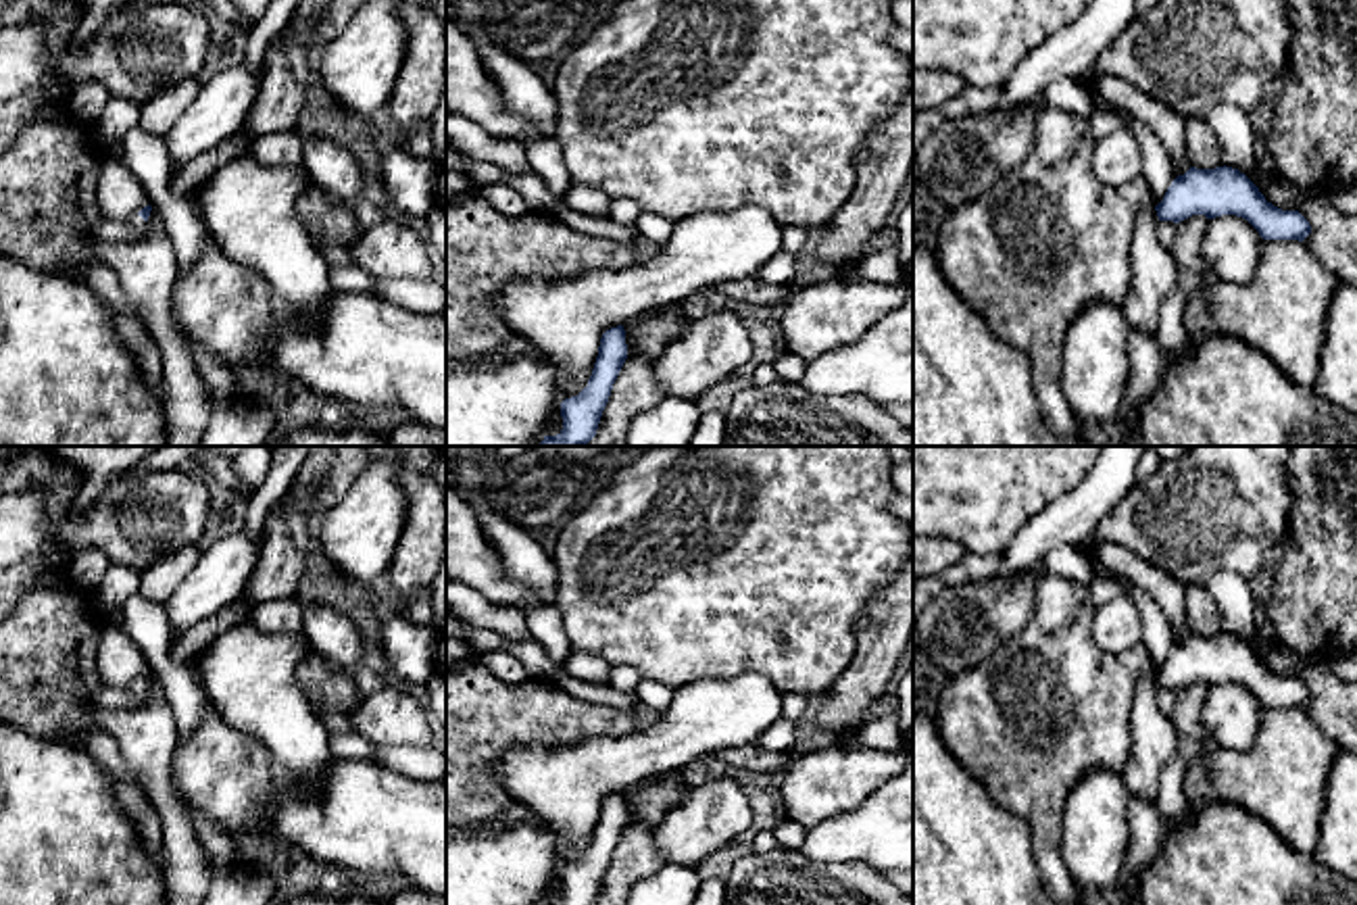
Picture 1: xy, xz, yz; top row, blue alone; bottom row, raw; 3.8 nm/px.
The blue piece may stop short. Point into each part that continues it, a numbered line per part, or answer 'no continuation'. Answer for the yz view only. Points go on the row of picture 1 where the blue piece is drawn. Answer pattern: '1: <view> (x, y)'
no continuation

